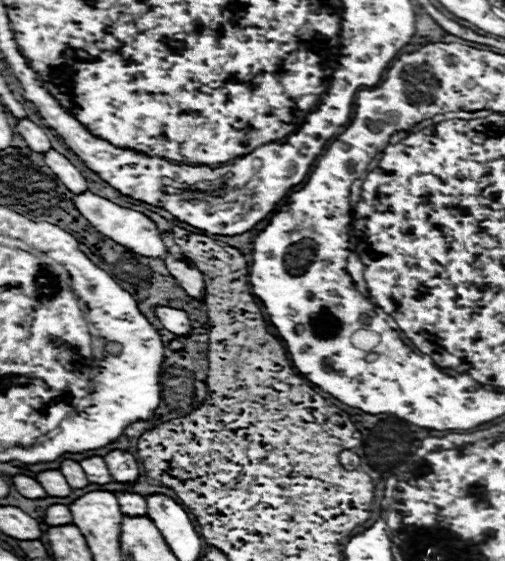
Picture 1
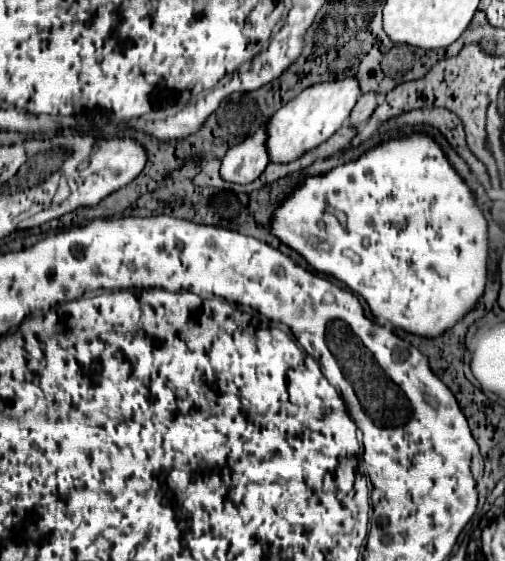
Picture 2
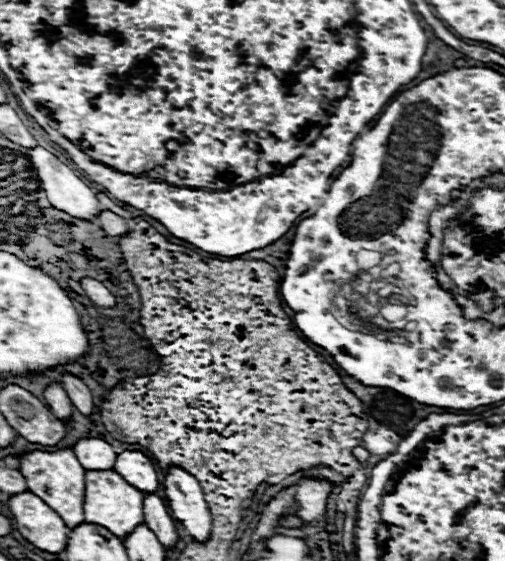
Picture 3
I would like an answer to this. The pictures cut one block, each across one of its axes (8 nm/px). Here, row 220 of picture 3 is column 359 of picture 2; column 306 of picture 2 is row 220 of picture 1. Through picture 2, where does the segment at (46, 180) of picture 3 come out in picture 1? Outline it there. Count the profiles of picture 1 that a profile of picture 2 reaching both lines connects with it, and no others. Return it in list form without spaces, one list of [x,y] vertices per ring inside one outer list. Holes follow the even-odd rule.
[[[80,192],[74,196],[74,206],[78,208],[78,212],[102,234],[106,234],[108,238],[112,238],[114,242],[126,246],[128,250],[140,254],[140,256],[148,256],[148,258],[162,258],[166,254],[166,246],[160,238],[160,232],[156,228],[156,224],[144,216],[142,212],[136,212],[136,210],[130,210],[130,208],[122,208],[102,196],[96,196],[92,192]]]

